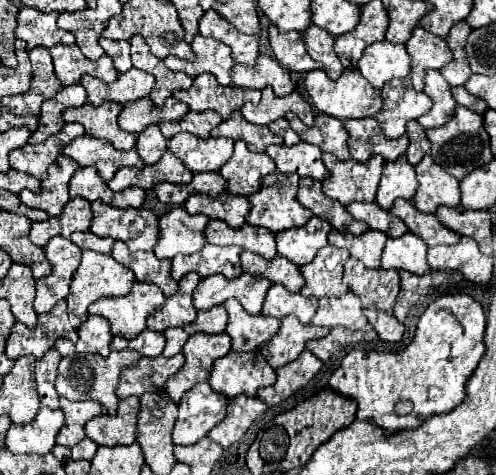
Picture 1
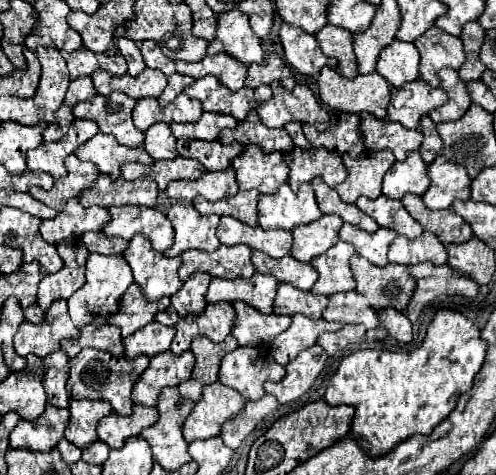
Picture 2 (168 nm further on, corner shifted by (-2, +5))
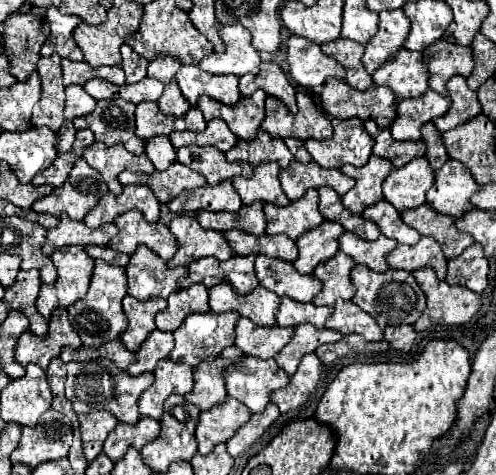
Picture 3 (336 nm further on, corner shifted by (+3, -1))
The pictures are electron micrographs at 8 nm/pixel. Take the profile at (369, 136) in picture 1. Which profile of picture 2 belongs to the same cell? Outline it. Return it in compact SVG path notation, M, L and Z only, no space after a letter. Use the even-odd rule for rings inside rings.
M367 112L361 114L361 134L367 150L391 150L399 162L407 158L411 150L419 150L423 144L423 134L419 130L407 130Z

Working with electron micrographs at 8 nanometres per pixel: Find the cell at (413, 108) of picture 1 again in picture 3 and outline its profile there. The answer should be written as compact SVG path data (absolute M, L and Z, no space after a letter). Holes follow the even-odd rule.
M426 90L424 96L400 100L396 108L396 120L390 126L394 140L420 140L422 124L436 116L446 114L450 108L450 98Z

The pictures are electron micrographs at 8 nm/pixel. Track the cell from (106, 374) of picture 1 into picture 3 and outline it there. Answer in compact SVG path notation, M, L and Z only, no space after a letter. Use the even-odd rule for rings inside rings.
M96 358L86 362L68 362L66 376L66 398L72 402L74 412L112 412L120 422L136 424L140 420L138 412L138 396L154 382L152 372L142 372L138 376L130 376L126 370L120 370L112 360Z

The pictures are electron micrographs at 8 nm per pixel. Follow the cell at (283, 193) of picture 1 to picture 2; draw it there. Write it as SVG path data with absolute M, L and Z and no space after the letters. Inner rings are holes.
M285 184L277 194L263 194L259 198L259 226L263 230L293 230L295 226L309 224L319 218L321 210L311 184L299 188L299 192L293 192L289 184Z

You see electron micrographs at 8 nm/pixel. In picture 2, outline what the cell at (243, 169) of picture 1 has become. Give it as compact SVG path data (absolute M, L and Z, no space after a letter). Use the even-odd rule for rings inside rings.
M245 146L245 152L231 164L237 174L241 190L259 190L261 194L275 194L289 178L289 166L279 152L263 152L257 146Z

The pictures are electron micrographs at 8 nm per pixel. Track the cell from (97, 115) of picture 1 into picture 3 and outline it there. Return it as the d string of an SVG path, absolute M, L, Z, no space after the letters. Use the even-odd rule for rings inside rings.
M122 98L98 100L94 112L74 118L74 126L88 128L94 132L98 142L106 146L124 144L128 152L140 156L144 152L144 142L134 134L134 104Z

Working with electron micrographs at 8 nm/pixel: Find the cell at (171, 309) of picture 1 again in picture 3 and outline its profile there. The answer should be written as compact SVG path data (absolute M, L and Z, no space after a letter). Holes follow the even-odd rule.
M192 284L186 290L172 292L168 298L168 308L156 316L156 328L174 332L186 320L186 316L194 312L210 312L208 288L202 284Z

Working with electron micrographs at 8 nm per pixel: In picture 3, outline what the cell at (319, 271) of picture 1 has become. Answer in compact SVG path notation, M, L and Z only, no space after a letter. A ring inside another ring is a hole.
M340 250L330 260L318 264L314 276L322 280L322 290L318 292L318 296L314 296L316 306L334 306L338 298L350 300L356 294L356 288L350 280L352 266L354 260Z

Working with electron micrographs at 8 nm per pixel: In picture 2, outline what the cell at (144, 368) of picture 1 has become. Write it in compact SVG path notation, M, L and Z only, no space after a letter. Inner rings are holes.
M171 350L151 358L149 368L139 376L139 382L133 386L133 402L143 406L157 406L161 388L177 386L191 378L195 366L195 356L191 352L173 354Z

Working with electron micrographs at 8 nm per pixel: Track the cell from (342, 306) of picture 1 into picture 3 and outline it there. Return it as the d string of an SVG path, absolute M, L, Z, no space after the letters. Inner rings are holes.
M336 300L334 312L326 320L326 328L342 334L362 334L368 342L382 340L384 336L382 328L350 300Z

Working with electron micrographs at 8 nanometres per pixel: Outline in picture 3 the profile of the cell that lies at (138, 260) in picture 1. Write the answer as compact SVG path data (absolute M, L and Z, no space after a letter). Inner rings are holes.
M142 246L130 256L130 264L126 266L128 278L128 294L136 300L150 300L150 298L168 298L172 292L178 290L178 280L186 276L186 268L168 268L162 258L158 258L150 248Z

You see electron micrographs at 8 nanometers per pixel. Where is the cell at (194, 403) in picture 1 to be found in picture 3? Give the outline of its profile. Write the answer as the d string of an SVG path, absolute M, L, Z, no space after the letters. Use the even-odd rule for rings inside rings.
M226 396L222 404L200 412L196 424L196 442L200 454L210 454L212 448L220 442L226 442L242 424L248 422L252 412L232 396Z

